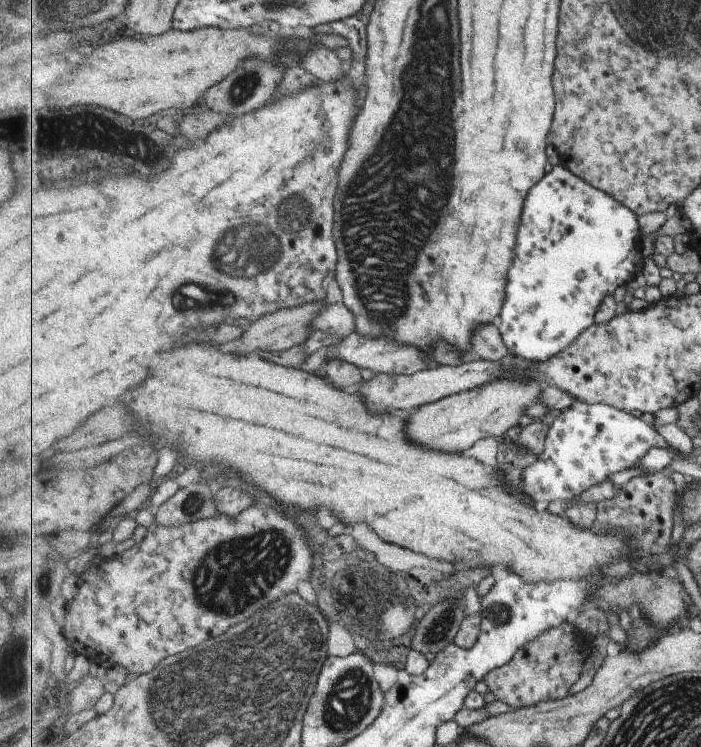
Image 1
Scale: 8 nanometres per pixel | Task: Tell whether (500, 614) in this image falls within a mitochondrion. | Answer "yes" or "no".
yes

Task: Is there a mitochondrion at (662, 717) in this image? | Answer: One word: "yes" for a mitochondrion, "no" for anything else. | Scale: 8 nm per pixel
yes

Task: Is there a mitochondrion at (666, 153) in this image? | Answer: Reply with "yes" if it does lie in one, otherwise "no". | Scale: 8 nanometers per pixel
no

